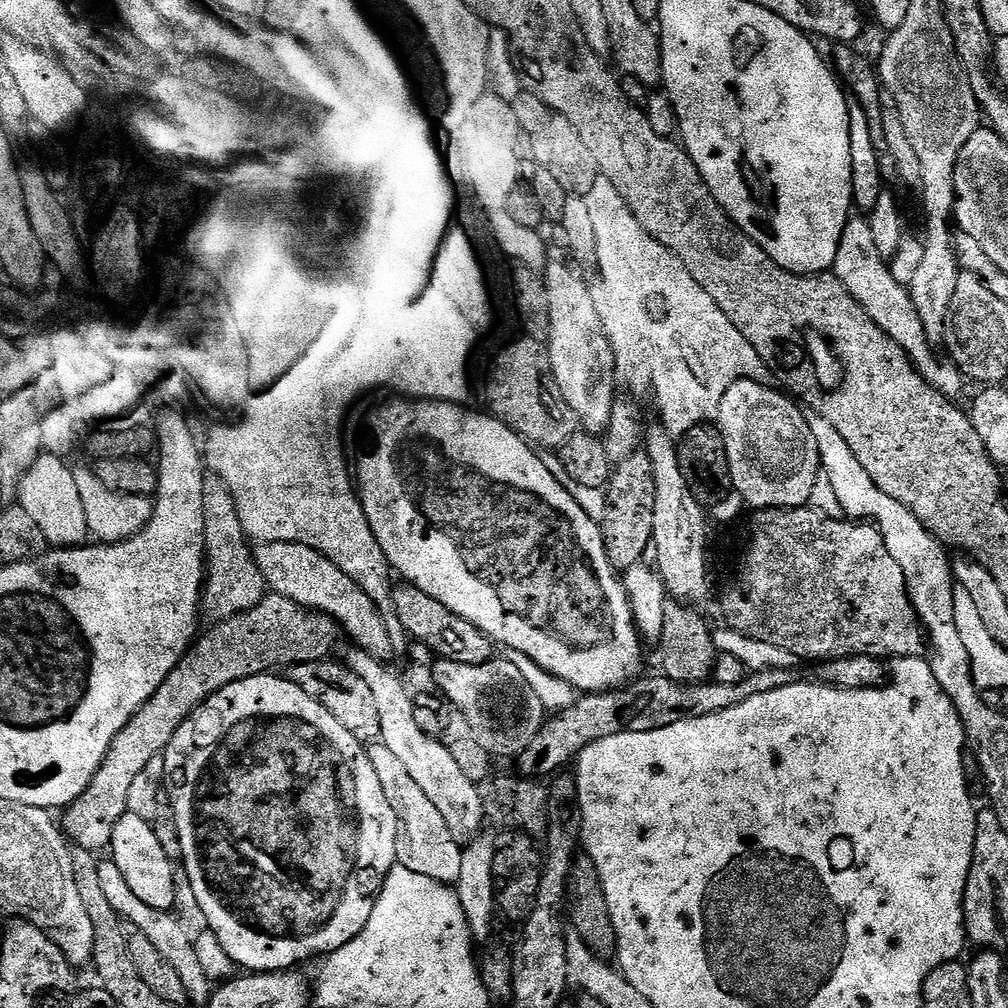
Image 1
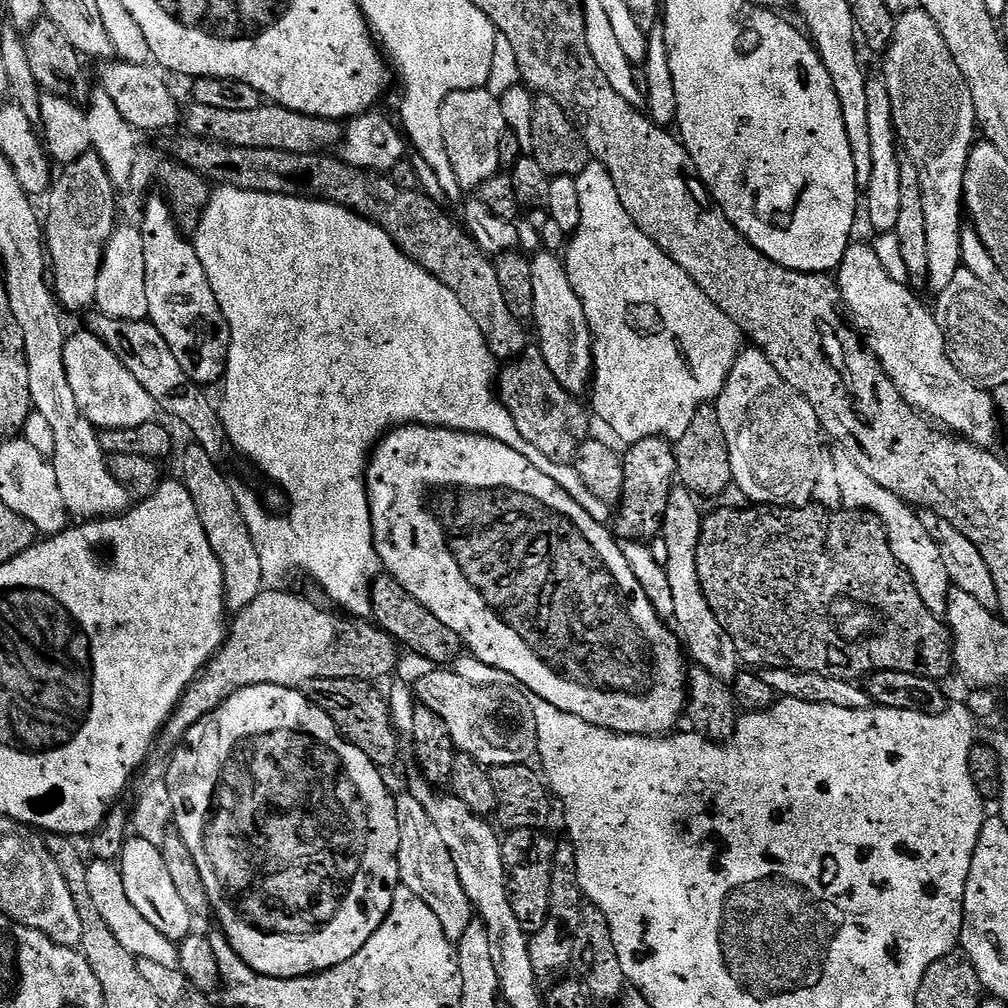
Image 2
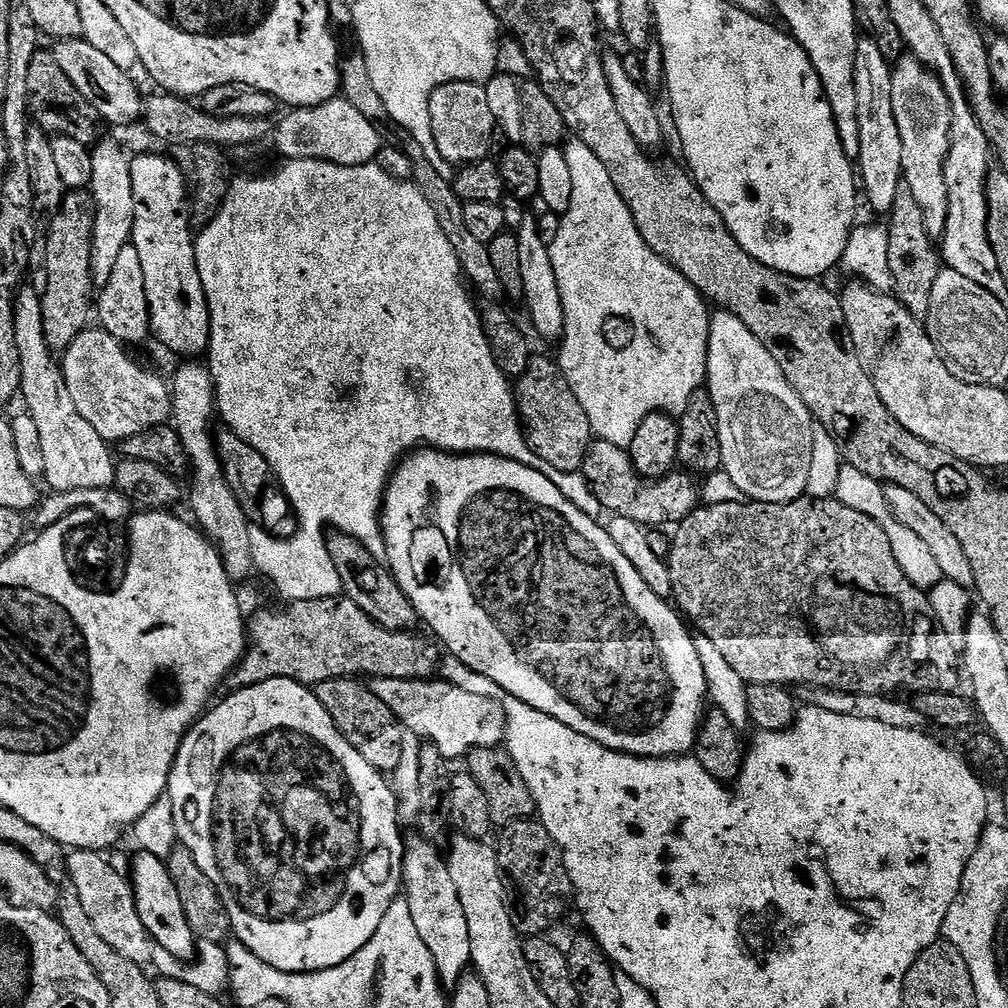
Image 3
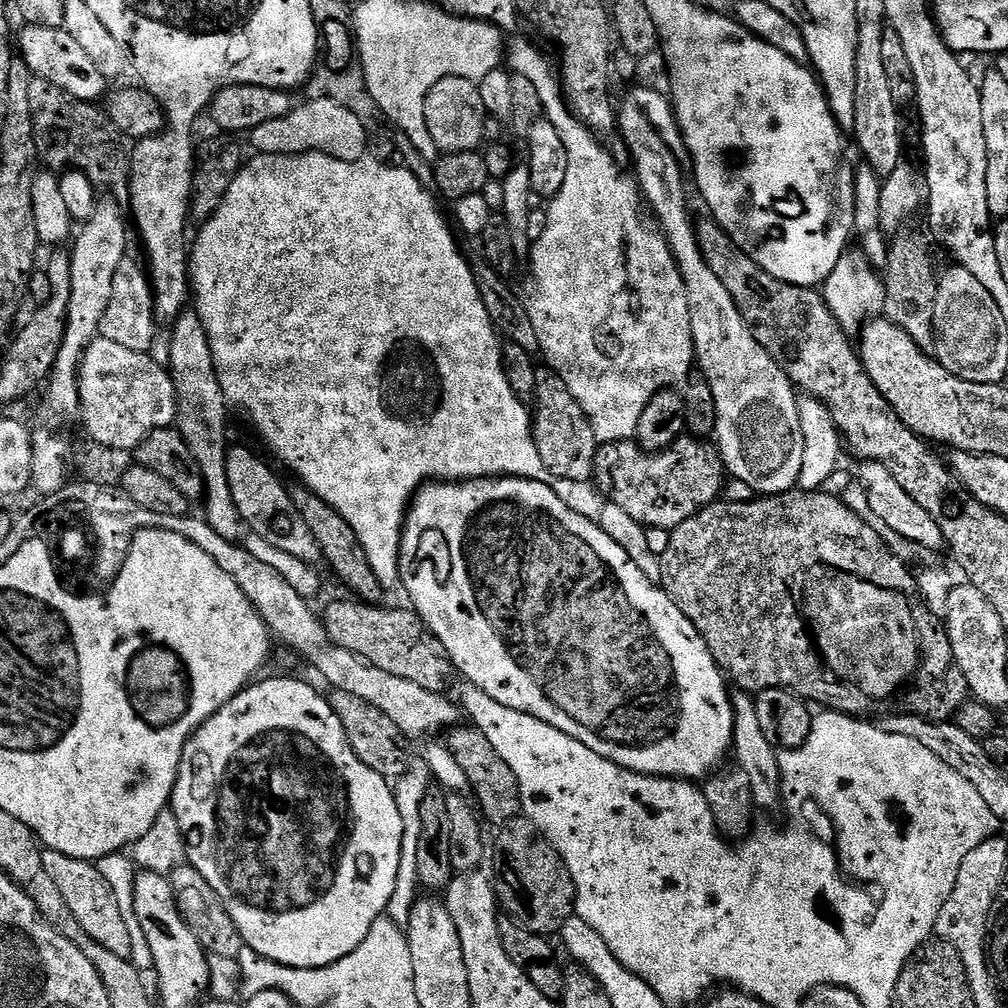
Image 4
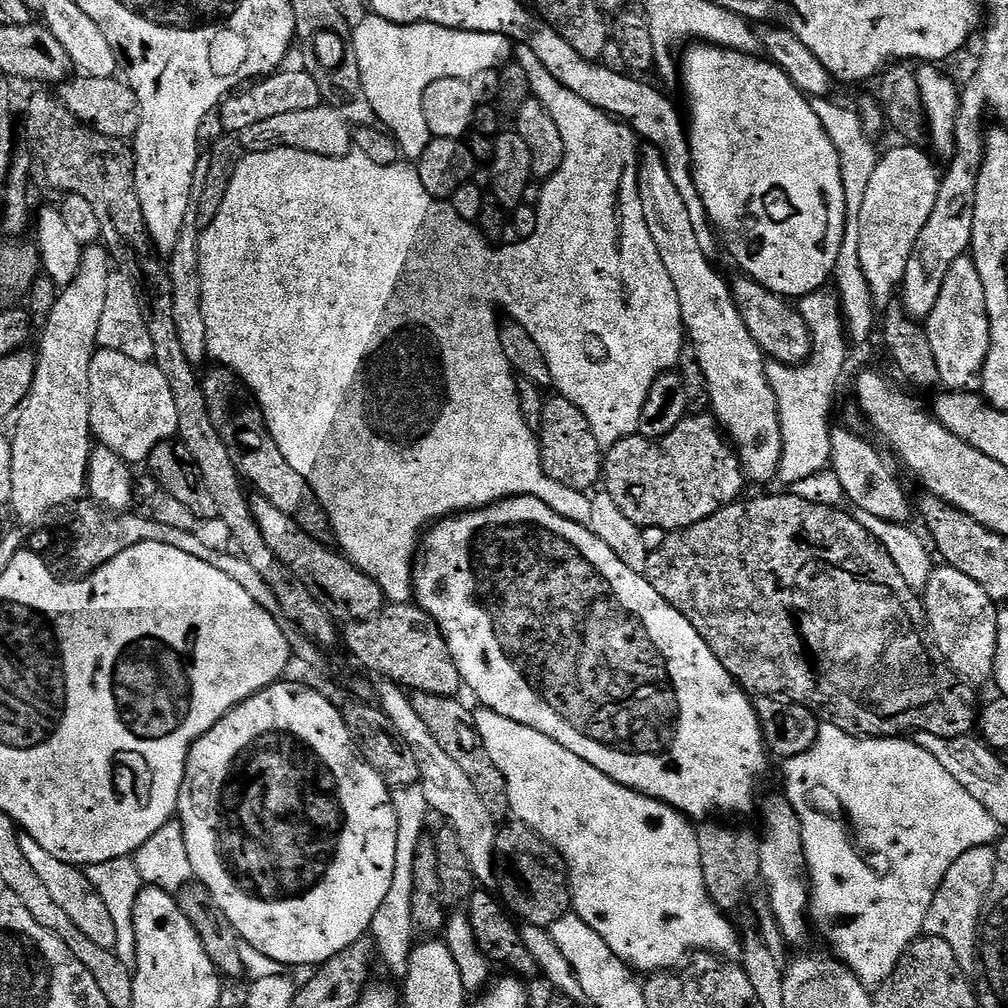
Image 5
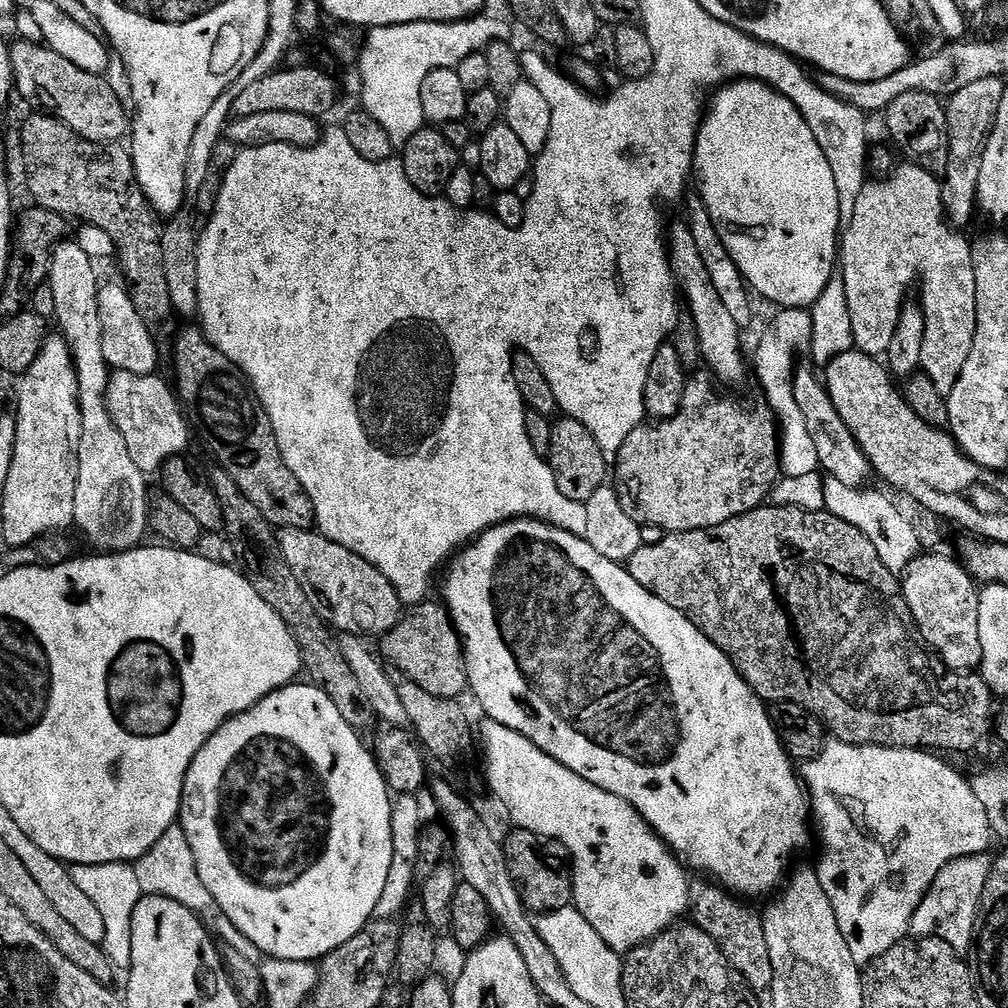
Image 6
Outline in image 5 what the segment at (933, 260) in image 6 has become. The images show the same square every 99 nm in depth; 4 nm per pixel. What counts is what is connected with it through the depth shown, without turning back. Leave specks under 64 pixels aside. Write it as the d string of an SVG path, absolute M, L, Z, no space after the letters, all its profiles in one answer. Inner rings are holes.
M900 146L892 148L876 161L874 175L870 178L870 186L866 189L866 199L862 202L862 231L858 242L858 254L862 258L862 270L866 274L868 287L872 289L872 298L877 305L893 303L892 284L901 285L911 252L922 232L930 214L934 211L936 195L939 192L941 173L936 172L937 161L920 146ZM965 255L950 267L937 305L926 319L926 331L930 338L930 350L934 350L934 362L938 362L940 384L948 390L968 390L980 378L980 372L990 350L990 318L986 312L986 290L982 290L982 278L978 278L978 266L971 255Z

